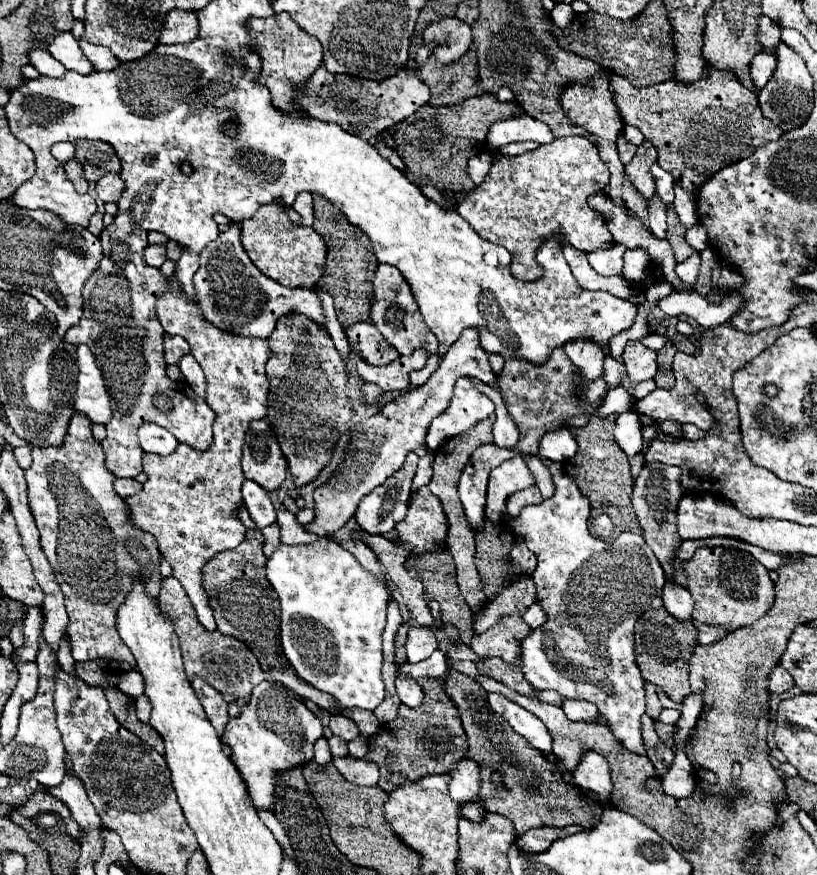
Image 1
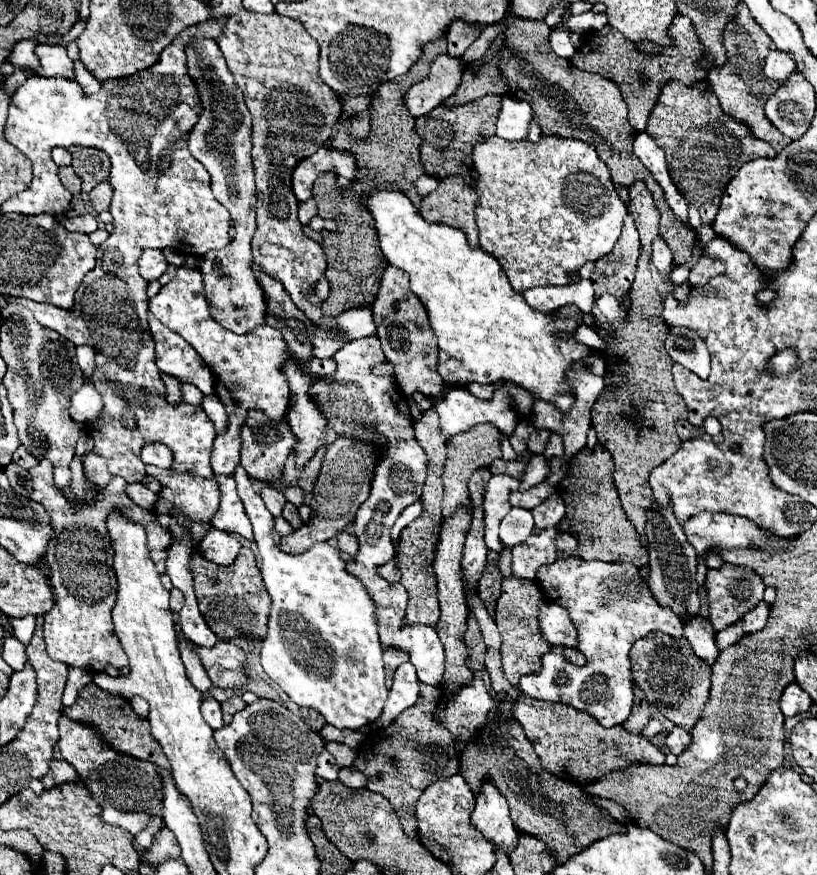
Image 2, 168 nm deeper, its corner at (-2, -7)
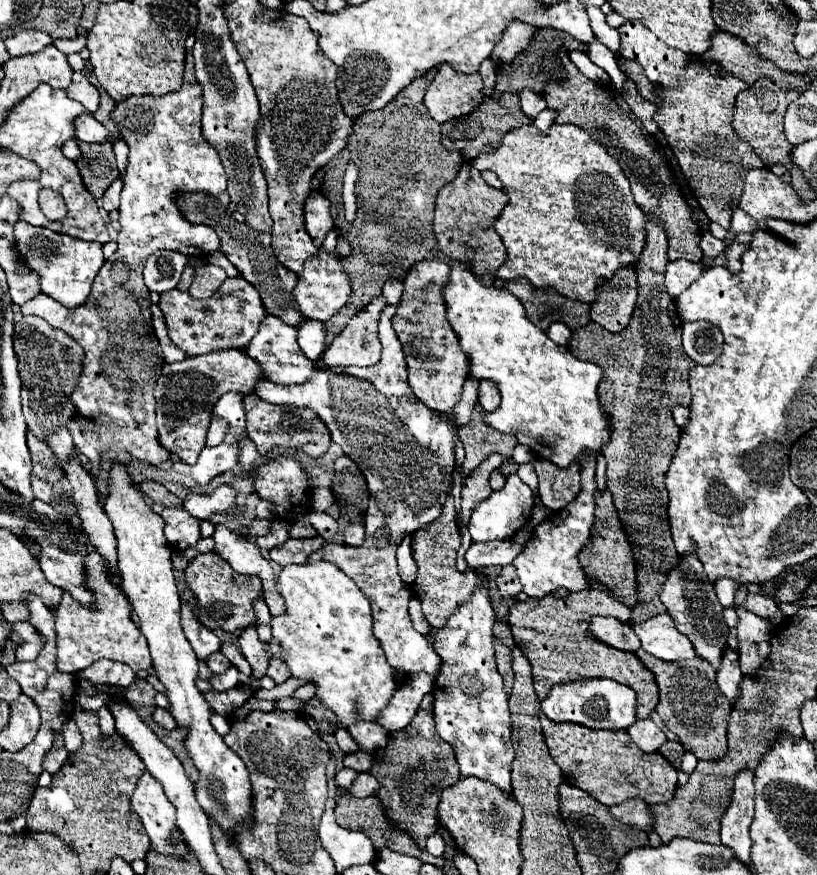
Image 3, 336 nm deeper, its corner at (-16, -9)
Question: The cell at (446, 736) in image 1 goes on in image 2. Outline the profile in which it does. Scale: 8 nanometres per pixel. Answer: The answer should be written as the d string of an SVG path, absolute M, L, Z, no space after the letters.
M420 684L418 702L406 708L394 720L394 724L368 732L362 746L358 748L358 758L354 762L354 768L364 772L368 778L366 788L390 800L406 836L410 838L418 838L418 822L414 816L414 806L424 788L436 780L446 780L460 770L460 762L458 758L454 758L454 740L450 740L450 732L434 724L434 708L438 708L438 692L440 692L438 686Z

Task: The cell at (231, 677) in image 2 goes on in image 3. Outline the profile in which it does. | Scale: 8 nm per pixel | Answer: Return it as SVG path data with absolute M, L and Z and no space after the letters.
M216 652L216 654L212 654L208 660L206 660L206 664L208 664L208 668L212 670L212 672L216 672L216 674L224 674L232 664L228 662L228 658L224 658L224 654L220 654L220 652Z

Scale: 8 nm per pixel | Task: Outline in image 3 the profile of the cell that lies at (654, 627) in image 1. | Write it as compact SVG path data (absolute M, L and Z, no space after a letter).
M636 650L640 662L654 674L660 688L660 704L656 712L662 716L666 728L678 736L678 740L696 754L696 758L720 758L726 752L726 722L732 704L716 686L716 672L702 658L666 662L646 650Z

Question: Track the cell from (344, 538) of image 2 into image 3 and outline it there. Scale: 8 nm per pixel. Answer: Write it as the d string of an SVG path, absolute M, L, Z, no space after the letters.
M352 524L344 528L344 542L348 546L360 546L364 542L364 526L362 524Z

